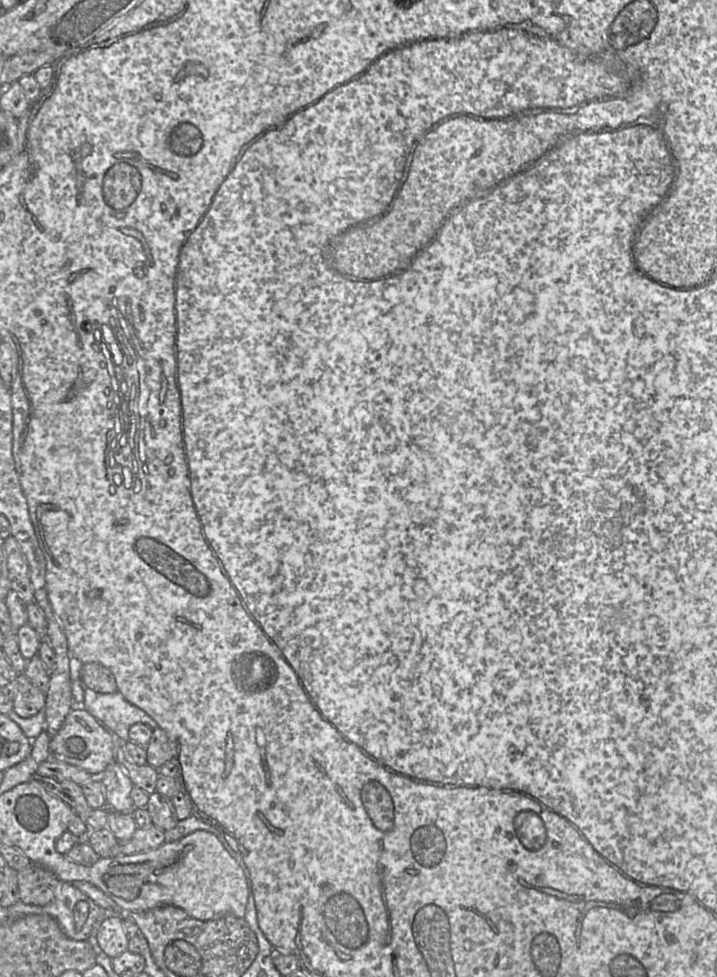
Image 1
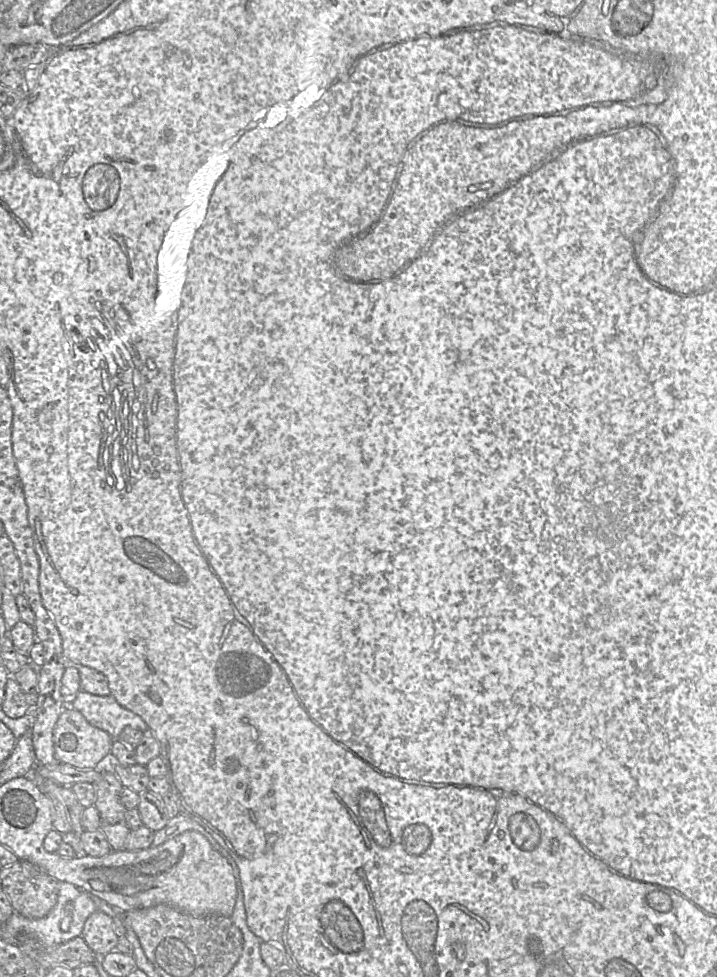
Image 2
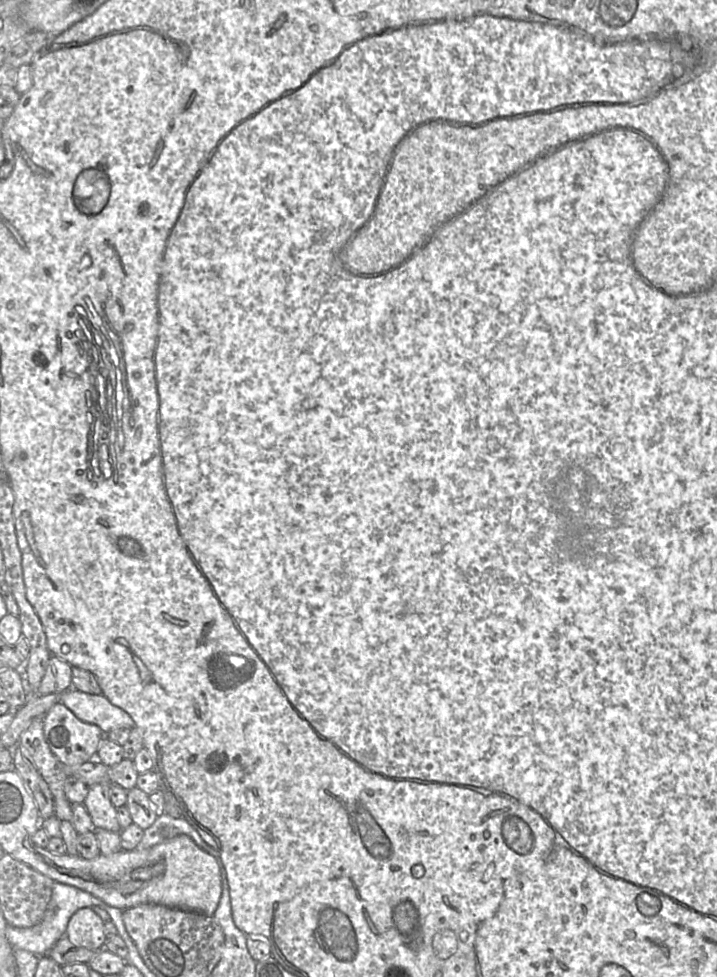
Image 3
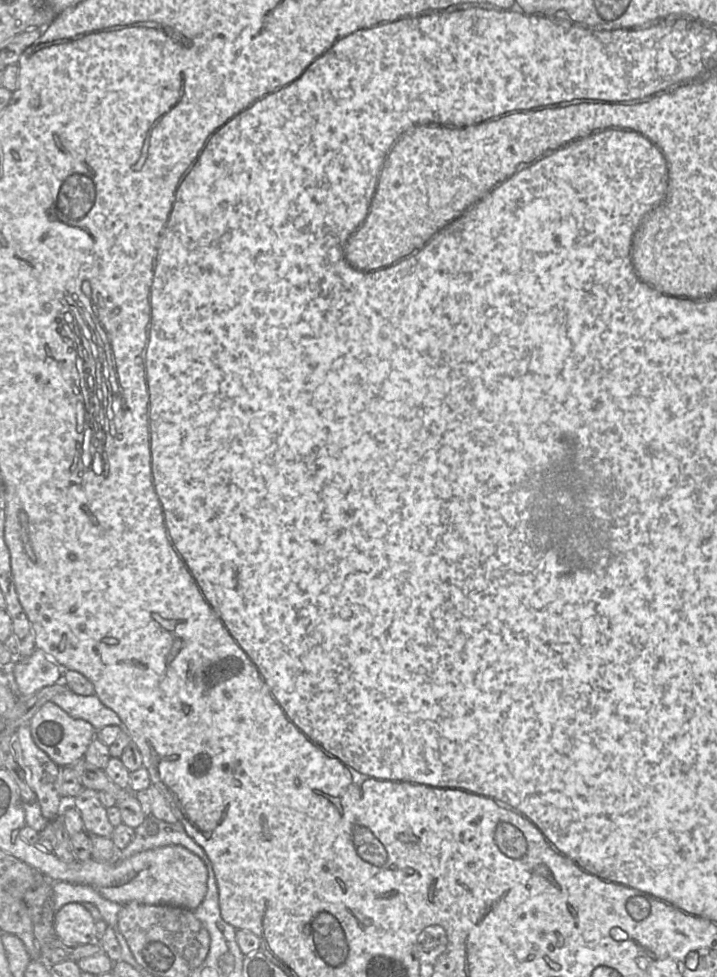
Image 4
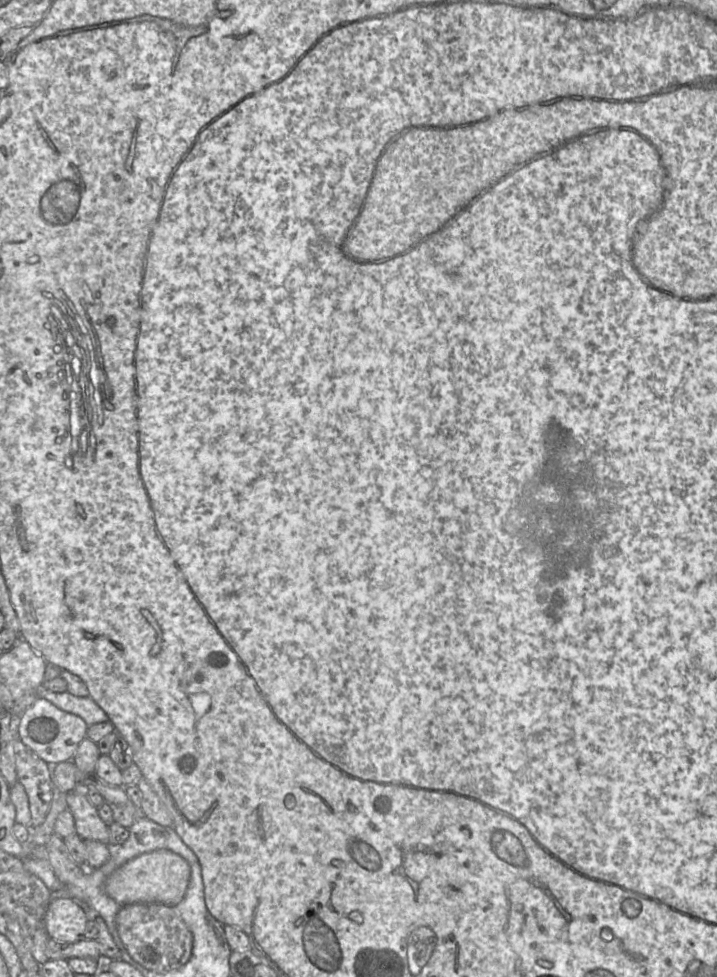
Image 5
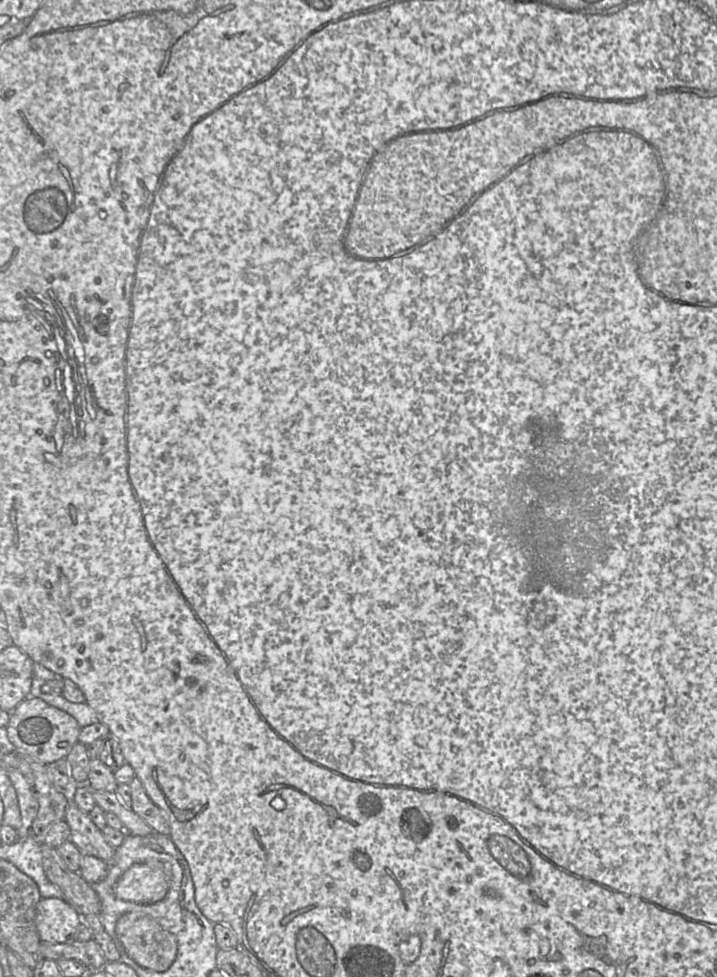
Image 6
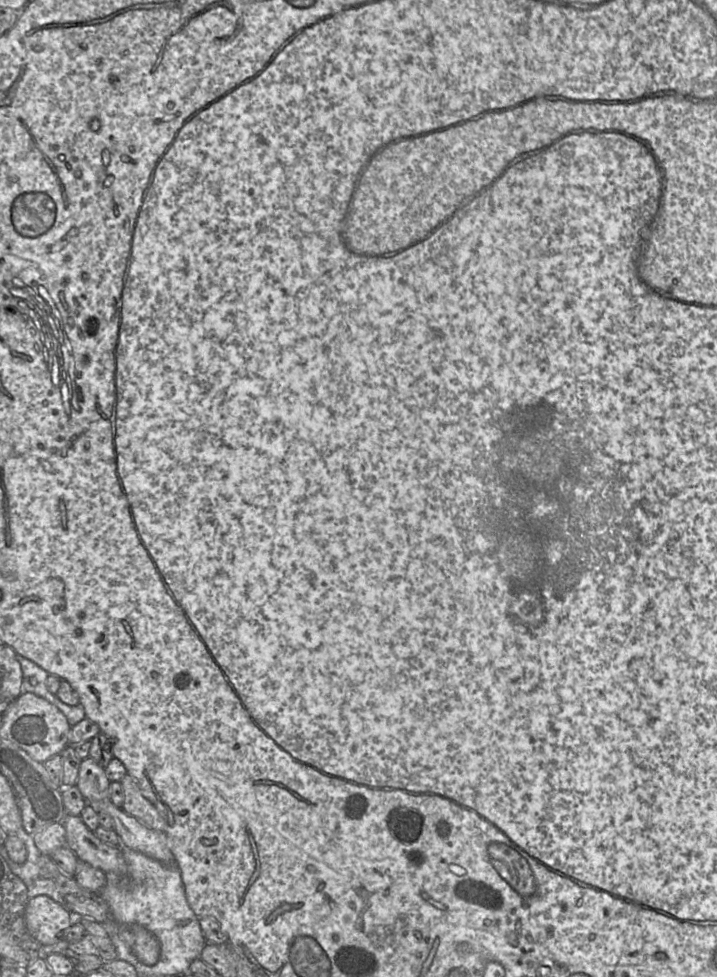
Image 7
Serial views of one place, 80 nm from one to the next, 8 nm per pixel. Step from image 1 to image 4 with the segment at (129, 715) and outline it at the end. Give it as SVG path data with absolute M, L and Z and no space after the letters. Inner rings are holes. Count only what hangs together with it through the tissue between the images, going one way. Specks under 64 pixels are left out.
M69 690L55 695L51 702L71 717L89 722L97 731L109 725L123 726L119 715L107 707L96 694L82 696Z

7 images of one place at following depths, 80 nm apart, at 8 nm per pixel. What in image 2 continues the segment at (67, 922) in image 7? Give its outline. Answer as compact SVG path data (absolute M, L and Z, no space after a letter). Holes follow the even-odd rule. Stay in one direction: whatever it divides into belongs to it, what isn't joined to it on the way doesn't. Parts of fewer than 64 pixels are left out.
M101 911L94 912L88 917L81 938L93 952L100 955L115 951L119 940L114 931L113 919Z

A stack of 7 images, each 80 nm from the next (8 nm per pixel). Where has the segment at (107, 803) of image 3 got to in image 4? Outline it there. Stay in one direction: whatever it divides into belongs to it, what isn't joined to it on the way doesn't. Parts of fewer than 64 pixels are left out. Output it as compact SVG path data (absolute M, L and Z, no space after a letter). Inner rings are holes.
M84 788L75 797L74 807L81 814L85 832L89 835L111 838L114 826L107 817L107 808L100 802L97 791Z

